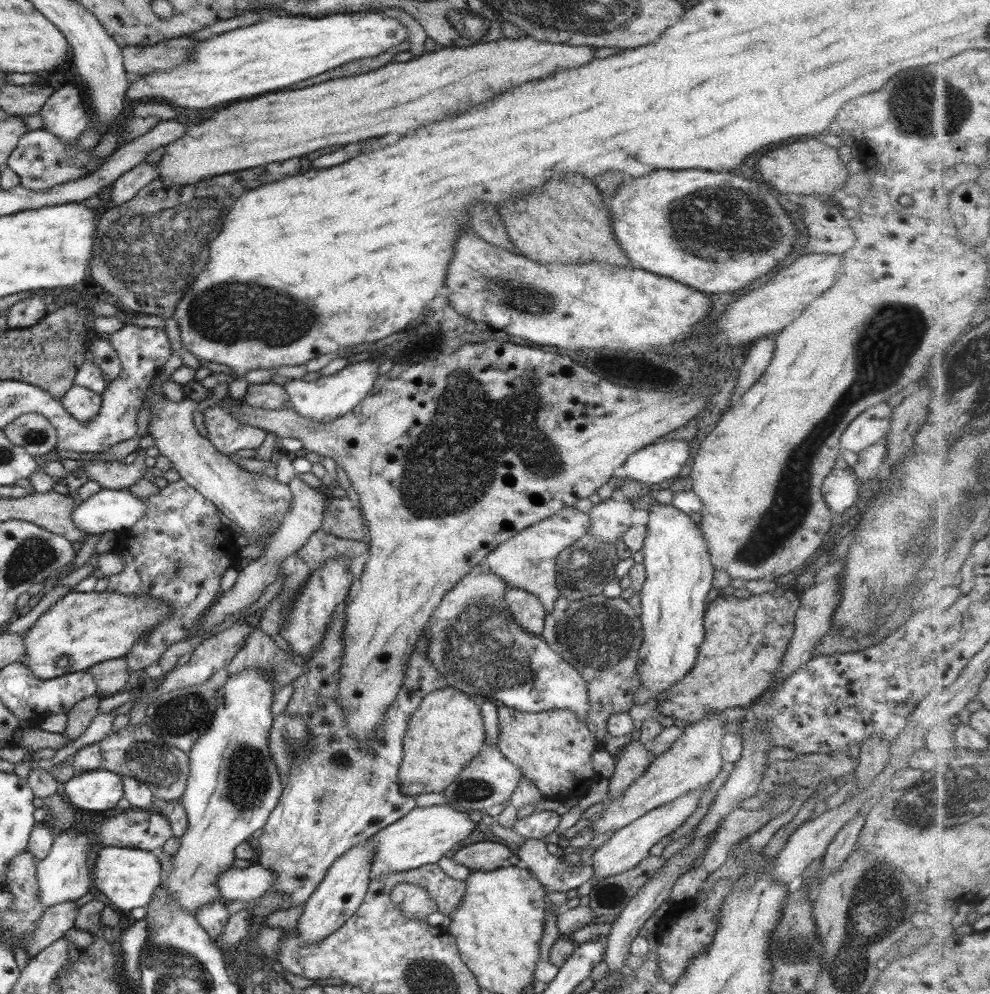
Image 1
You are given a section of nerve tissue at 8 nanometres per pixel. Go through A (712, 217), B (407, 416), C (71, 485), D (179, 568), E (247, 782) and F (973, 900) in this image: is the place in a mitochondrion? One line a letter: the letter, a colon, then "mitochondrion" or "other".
A: mitochondrion
B: other
C: other
D: mitochondrion
E: mitochondrion
F: other

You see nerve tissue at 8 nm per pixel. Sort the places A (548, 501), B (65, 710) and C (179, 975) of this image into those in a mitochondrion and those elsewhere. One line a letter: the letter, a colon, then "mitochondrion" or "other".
A: other
B: other
C: mitochondrion

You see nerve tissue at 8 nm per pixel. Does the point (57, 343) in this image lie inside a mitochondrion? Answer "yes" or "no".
yes

